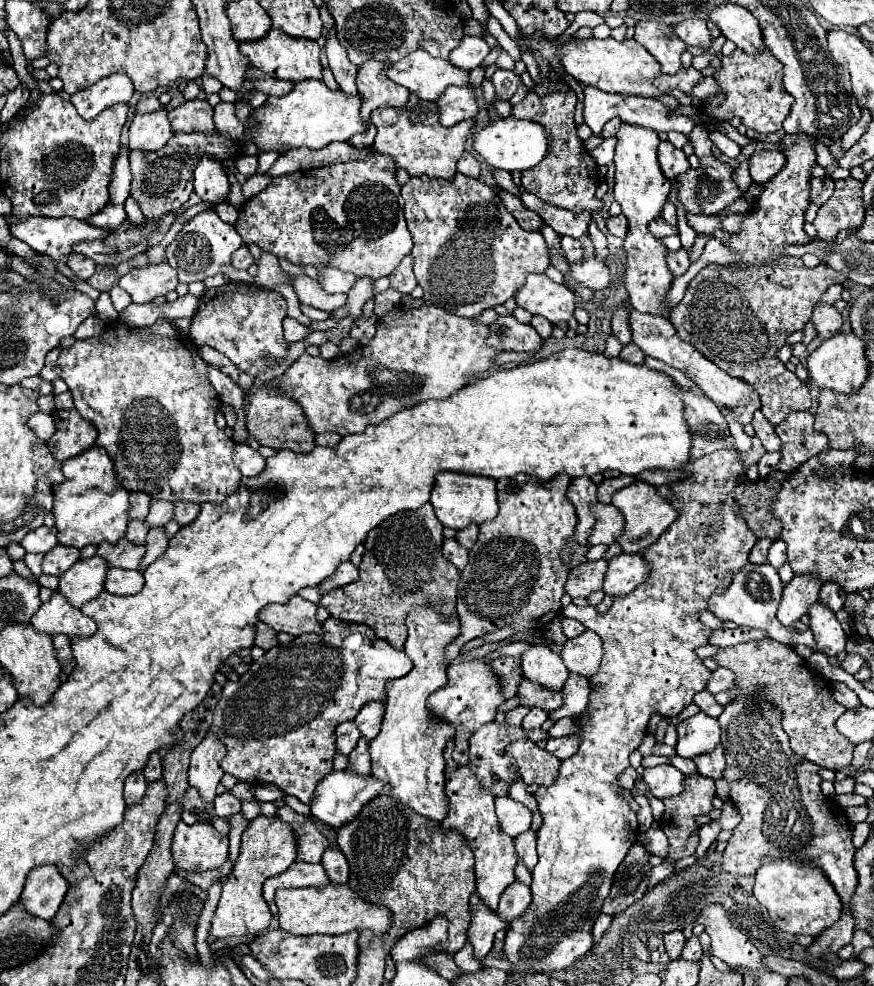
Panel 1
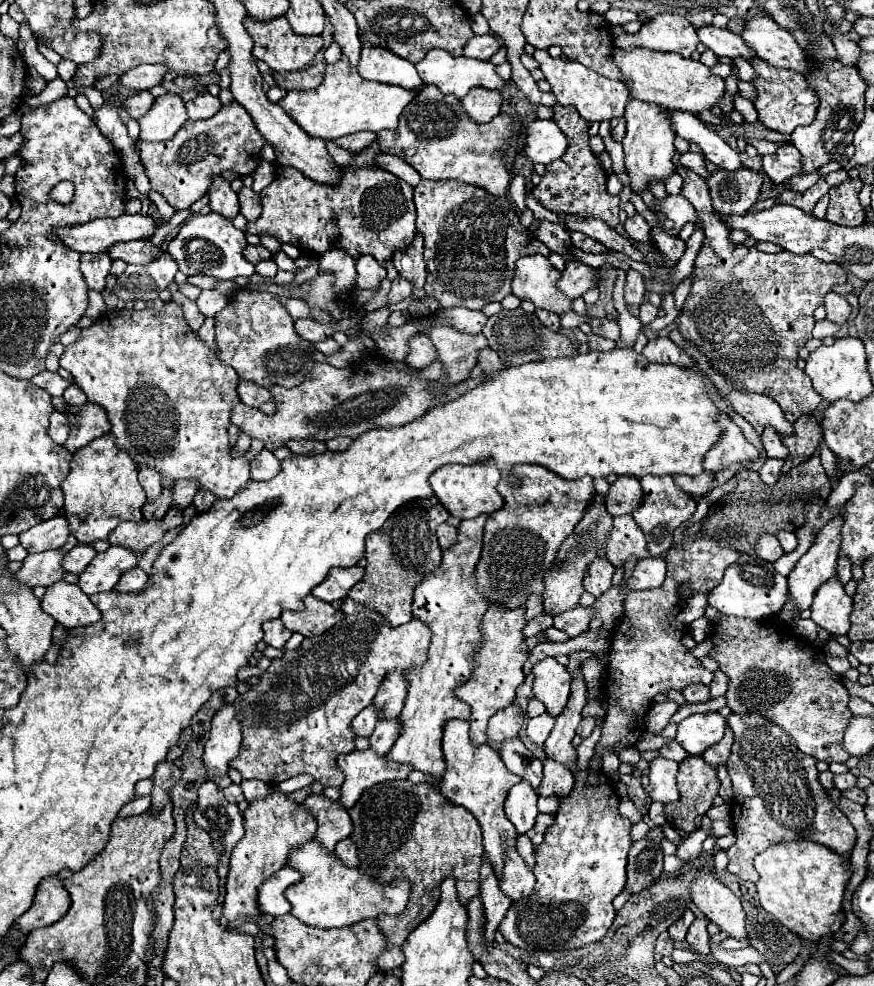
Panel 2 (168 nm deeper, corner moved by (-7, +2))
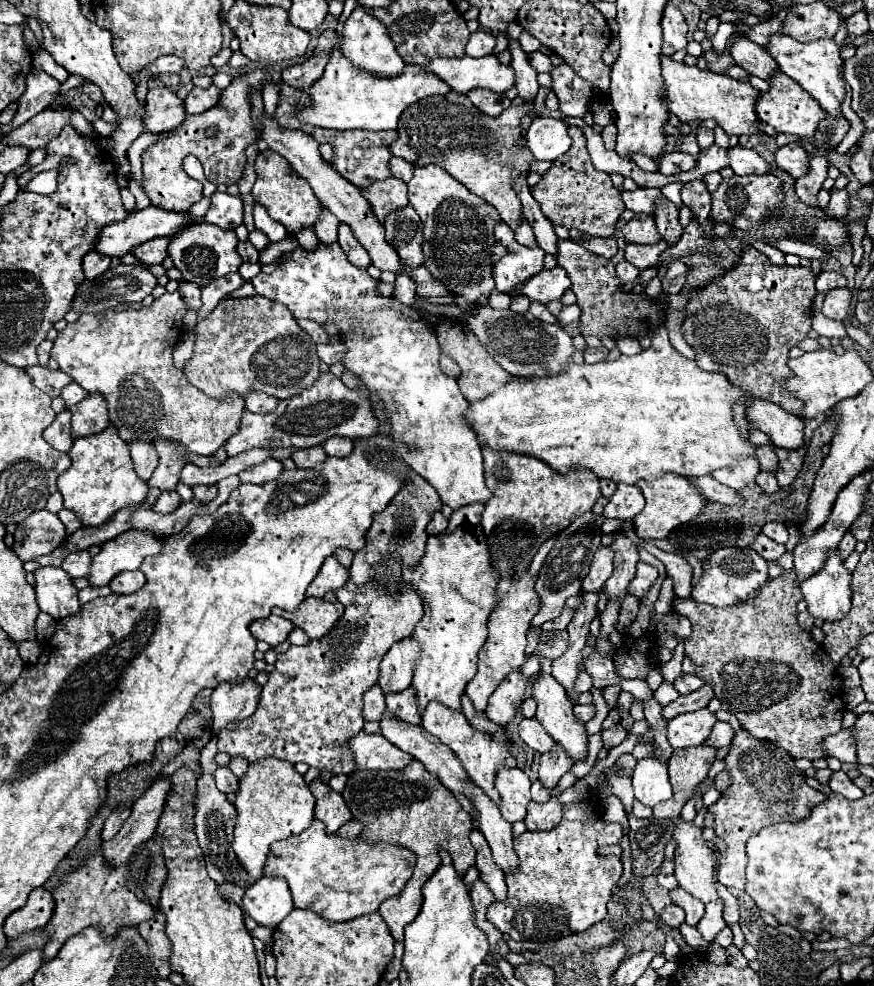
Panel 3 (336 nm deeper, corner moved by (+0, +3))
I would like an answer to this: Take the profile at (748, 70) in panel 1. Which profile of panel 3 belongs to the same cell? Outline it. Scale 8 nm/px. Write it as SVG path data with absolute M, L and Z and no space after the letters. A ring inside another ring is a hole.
M777 72L769 80L769 86L771 86L771 90L761 94L761 100L757 100L759 120L765 124L771 124L773 128L777 128L779 132L785 132L785 134L795 134L801 138L815 136L819 122L825 118L825 112L821 110L817 100L811 98L809 92L805 92L793 78L789 78L783 72Z

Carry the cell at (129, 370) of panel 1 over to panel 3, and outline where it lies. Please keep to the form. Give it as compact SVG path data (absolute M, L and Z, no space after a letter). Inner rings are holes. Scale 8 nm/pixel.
M165 292L161 298L153 300L151 306L143 306L139 310L125 312L101 312L101 314L81 314L77 322L67 324L55 338L55 346L51 356L57 360L59 368L69 374L81 388L89 394L99 392L105 396L109 404L111 424L119 430L119 436L127 442L133 440L157 440L171 438L185 444L187 452L213 456L217 448L225 444L237 430L241 422L241 414L245 404L239 396L229 396L229 400L213 400L193 388L181 370L173 366L173 346L179 340L179 330L183 326L183 316L187 312L187 304L183 302L181 292Z

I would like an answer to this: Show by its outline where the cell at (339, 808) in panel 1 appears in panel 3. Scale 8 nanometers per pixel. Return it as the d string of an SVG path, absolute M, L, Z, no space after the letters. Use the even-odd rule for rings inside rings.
M359 732L349 740L349 748L355 754L357 770L369 768L369 770L399 770L405 768L413 758L393 746L385 736L381 734L367 734Z

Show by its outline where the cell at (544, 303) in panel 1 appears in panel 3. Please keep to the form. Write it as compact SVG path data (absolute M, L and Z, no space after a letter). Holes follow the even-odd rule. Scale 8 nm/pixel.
M499 222L495 226L495 240L507 248L507 254L493 266L493 280L499 292L509 292L509 288L523 284L531 276L543 270L545 252L541 248L525 248L517 244L513 230Z

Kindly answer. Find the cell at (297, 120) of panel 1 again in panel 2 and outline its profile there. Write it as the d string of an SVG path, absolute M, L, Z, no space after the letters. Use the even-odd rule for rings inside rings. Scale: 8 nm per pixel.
M348 57L334 65L326 65L324 81L310 91L288 91L286 97L278 101L278 105L310 135L320 137L324 141L338 139L358 131L374 131L380 133L382 129L396 129L398 117L402 109L414 99L416 91L400 89L394 85L374 83L362 79L356 69L348 65Z

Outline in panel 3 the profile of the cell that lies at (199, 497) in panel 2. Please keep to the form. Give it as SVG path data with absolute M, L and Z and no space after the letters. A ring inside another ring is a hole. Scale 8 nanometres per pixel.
M193 486L195 498L209 504L217 496L217 486Z

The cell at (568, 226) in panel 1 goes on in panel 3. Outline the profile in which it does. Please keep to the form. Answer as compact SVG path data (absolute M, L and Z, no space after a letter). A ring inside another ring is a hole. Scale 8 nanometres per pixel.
M659 242L655 246L637 246L637 244L627 244L625 246L625 260L633 262L639 270L645 268L657 268L659 266L659 256L669 248L669 244Z

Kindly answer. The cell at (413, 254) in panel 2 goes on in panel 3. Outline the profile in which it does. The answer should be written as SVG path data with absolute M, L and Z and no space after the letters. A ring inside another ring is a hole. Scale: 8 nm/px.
M411 206L399 208L383 220L387 242L397 250L403 266L413 270L423 264L423 222Z

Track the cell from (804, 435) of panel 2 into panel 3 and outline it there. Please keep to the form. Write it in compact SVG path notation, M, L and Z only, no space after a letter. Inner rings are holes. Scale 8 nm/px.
M775 448L777 456L779 456L779 470L777 470L777 480L779 480L779 486L785 488L789 486L797 472L801 470L801 464L803 464L803 456L805 456L805 448L801 448L799 452L787 452L783 448Z

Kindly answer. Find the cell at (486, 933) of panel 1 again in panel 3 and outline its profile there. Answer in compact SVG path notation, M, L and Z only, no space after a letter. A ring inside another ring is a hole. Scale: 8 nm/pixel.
M471 830L471 844L477 850L477 868L481 872L481 878L485 880L485 884L491 888L491 892L495 894L495 900L501 902L507 898L507 884L505 884L505 874L501 872L501 868L493 862L491 858L491 848L485 840L485 836L479 830Z

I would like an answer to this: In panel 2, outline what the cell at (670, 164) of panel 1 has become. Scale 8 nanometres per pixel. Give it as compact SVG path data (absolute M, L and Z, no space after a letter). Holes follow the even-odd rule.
M678 151L674 153L672 161L676 165L676 171L684 177L682 195L696 207L696 211L700 211L700 227L706 233L704 245L696 257L694 283L678 317L678 331L686 341L692 341L716 369L720 369L728 379L738 381L742 389L764 393L780 403L786 421L794 423L800 415L810 415L818 407L822 397L814 391L808 375L798 369L798 351L808 339L812 339L812 327L816 323L814 309L822 305L822 299L832 291L834 285L846 283L846 271L838 263L818 261L810 253L794 255L788 251L780 251L776 255L766 255L756 249L730 243L730 229L726 229L726 225L712 209L710 193L704 179L680 163Z

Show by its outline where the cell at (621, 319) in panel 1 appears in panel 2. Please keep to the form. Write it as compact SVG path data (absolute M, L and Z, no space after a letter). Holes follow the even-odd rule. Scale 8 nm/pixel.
M628 271L628 279L626 279L626 287L624 287L624 299L626 299L626 305L634 305L634 307L640 307L642 301L644 301L644 295L646 295L646 289L644 289L644 279L638 271Z

